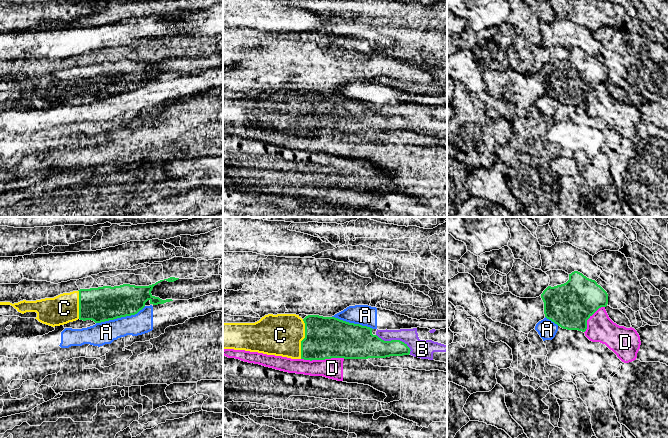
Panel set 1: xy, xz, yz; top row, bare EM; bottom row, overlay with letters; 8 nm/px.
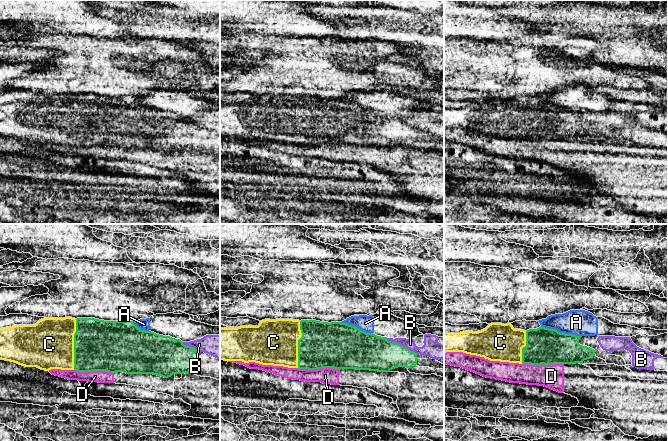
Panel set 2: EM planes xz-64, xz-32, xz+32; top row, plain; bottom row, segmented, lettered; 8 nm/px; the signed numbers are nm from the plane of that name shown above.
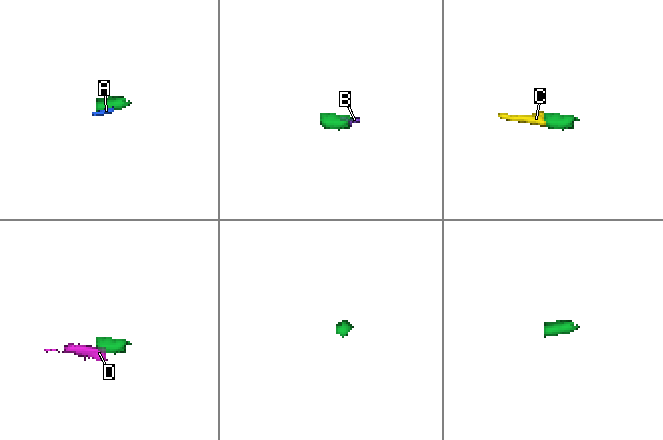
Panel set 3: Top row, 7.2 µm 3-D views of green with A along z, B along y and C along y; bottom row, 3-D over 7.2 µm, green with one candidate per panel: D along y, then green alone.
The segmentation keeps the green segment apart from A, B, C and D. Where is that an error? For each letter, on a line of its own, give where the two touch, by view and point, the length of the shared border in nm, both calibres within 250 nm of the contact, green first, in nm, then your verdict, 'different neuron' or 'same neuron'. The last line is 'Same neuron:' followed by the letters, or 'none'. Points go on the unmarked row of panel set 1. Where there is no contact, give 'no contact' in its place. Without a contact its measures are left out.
A: xy (120, 93) | 420 nm | 280/180 nm | different neuron
B: xz (395, 116) | 320 nm | 220/150 nm | different neuron
C: xz (303, 115) | 320 nm | 340/340 nm | same neuron
D: xz (322, 135) | 360 nm | 340/160 nm | different neuron
Same neuron: C

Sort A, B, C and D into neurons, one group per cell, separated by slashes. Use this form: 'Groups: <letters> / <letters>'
Groups: A B / C / D

